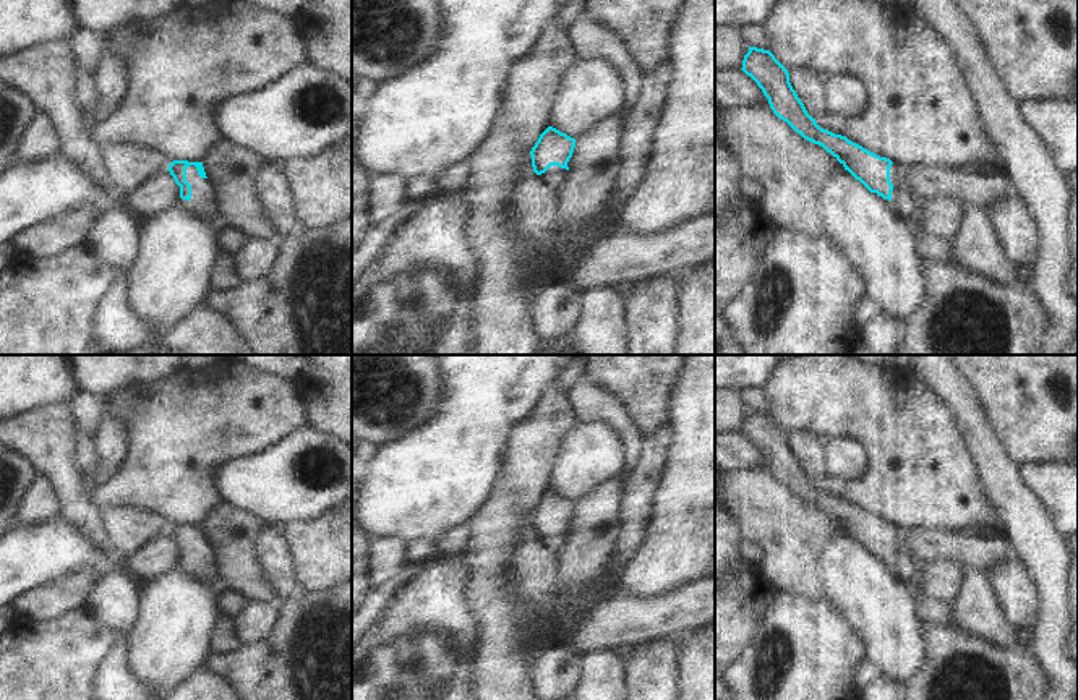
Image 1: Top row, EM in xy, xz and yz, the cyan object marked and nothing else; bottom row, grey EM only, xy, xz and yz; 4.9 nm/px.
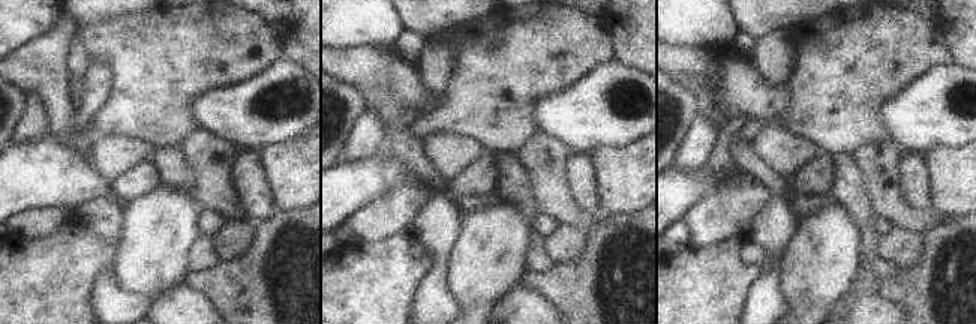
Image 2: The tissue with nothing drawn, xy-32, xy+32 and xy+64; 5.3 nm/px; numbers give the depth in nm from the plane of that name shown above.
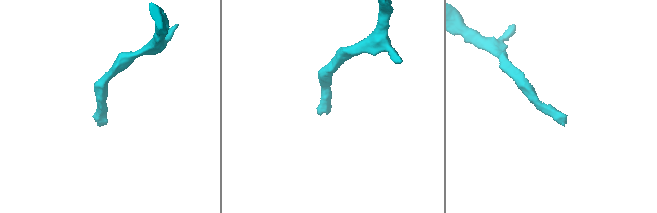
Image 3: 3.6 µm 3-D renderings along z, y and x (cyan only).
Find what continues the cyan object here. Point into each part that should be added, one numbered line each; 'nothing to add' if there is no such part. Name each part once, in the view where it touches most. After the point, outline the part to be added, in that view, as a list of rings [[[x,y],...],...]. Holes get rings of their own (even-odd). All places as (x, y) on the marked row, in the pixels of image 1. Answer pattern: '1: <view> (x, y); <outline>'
1: xy (201, 188); [[[195,165],[186,167],[186,181],[191,185],[191,199],[203,214],[219,224],[219,216],[214,211],[212,183],[209,178],[201,178]]]

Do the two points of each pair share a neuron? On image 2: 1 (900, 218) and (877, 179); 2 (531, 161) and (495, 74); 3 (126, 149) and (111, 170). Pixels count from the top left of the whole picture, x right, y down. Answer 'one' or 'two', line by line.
1: one
2: two
3: one

